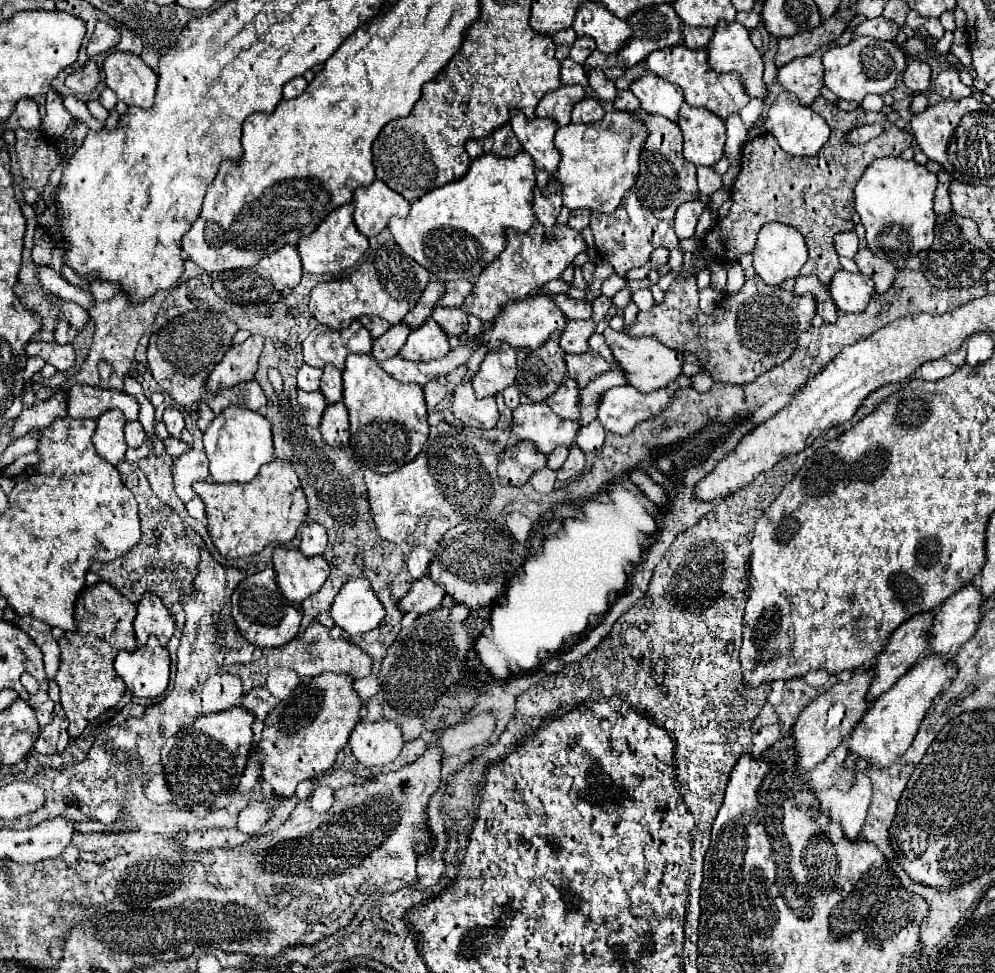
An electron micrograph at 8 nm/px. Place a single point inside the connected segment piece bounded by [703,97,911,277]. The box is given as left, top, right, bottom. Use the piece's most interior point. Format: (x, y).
(815, 194)

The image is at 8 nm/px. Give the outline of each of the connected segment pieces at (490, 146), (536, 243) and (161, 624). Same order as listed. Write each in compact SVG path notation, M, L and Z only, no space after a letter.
M505 123L503 127L495 129L495 133L491 133L489 137L483 137L483 154L493 153L499 157L513 157L521 151L521 145L515 137L515 133L511 133L511 125Z
M533 225L527 233L517 233L509 229L507 247L501 251L501 255L495 257L495 261L491 261L483 269L477 283L473 285L473 291L465 297L463 307L467 313L487 323L499 315L499 309L505 303L525 299L531 295L531 291L543 287L547 281L559 279L567 265L573 263L575 255L585 249L587 247L583 243L583 237L575 233L575 229L569 229L569 225L555 227L549 237L543 237L543 225Z
M143 593L139 605L137 605L137 617L135 617L135 635L137 643L145 645L149 635L157 635L161 645L167 645L167 641L173 635L175 621L169 609L159 601L155 593Z

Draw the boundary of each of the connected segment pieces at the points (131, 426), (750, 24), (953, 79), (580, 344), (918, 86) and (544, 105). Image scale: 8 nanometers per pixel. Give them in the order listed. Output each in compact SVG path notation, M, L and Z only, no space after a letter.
M129 421L125 425L125 441L129 447L141 447L145 443L145 431L139 421Z
M745 11L745 13L737 13L737 19L735 21L741 23L743 27L747 27L747 29L753 29L753 27L759 25L761 17L759 17L757 11Z
M951 67L951 69L941 71L937 75L937 79L935 79L935 93L941 95L943 99L959 101L963 97L969 97L973 93L973 89L963 85L961 79L959 79L959 71L955 67Z
M568 319L564 329L564 352L585 353L589 349L587 341L595 333L595 321Z
M911 59L907 63L905 73L903 73L903 83L913 93L919 93L919 91L927 91L929 89L929 77L931 77L931 67L925 61Z
M563 85L551 93L547 93L537 109L535 109L535 115L537 117L549 117L553 121L557 121L561 127L565 127L569 123L569 113L573 109L575 103L579 103L581 99L585 97L585 89L579 87L579 85Z

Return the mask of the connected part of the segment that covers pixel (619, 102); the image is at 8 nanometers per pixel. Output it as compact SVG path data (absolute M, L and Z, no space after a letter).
M617 91L615 99L615 109L627 109L627 111L637 111L639 109L639 99L631 91Z

